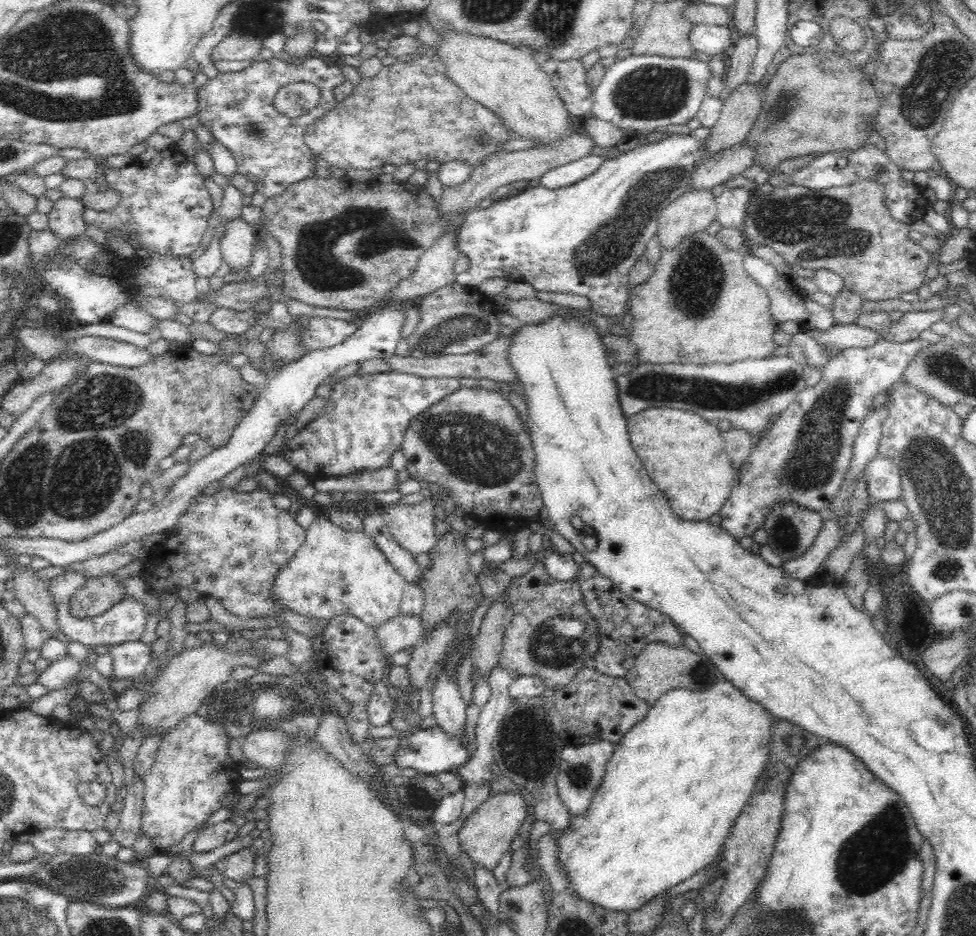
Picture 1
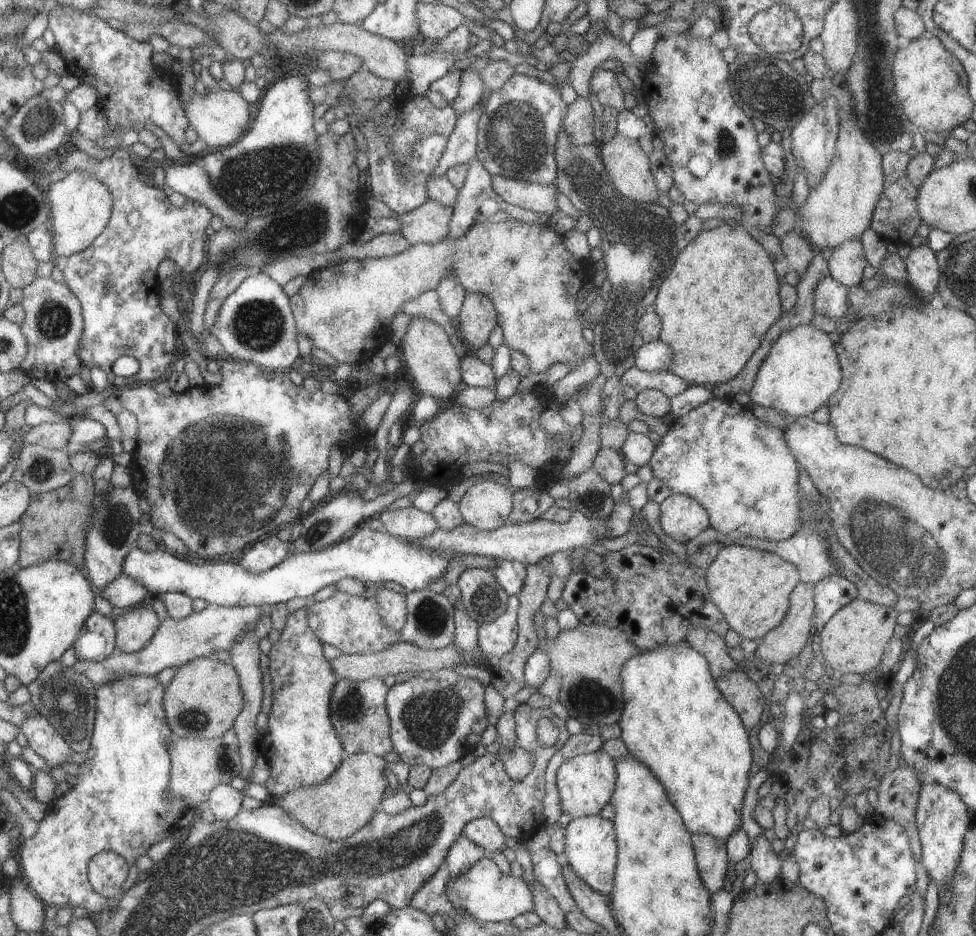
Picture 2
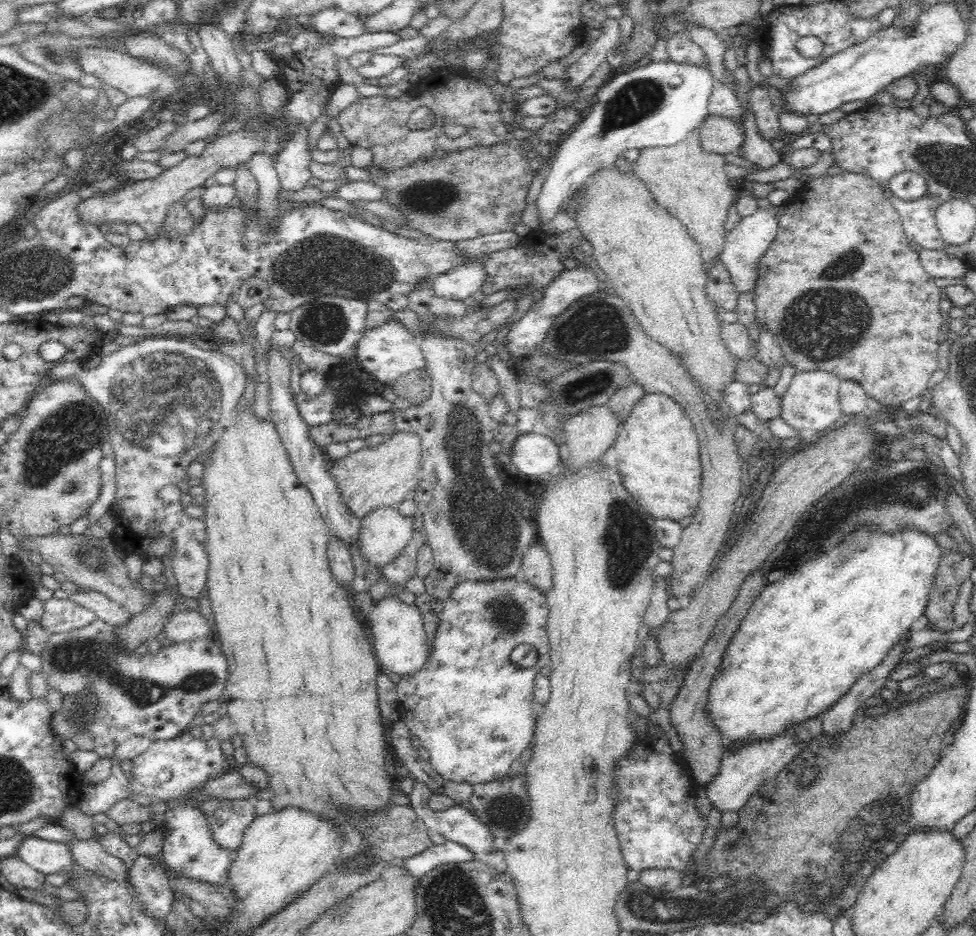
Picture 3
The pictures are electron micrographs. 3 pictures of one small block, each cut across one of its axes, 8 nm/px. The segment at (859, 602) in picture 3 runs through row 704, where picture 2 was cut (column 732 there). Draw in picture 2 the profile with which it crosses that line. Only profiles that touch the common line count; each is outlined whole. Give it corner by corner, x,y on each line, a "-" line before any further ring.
681,640
679,644
667,644
631,656
621,667
619,680
624,703
618,724
621,729
620,740
627,751
655,774
667,794
667,800
679,812
690,835
709,835
725,842
742,826
740,814
752,754
748,731
733,707
721,696
708,662
686,640

